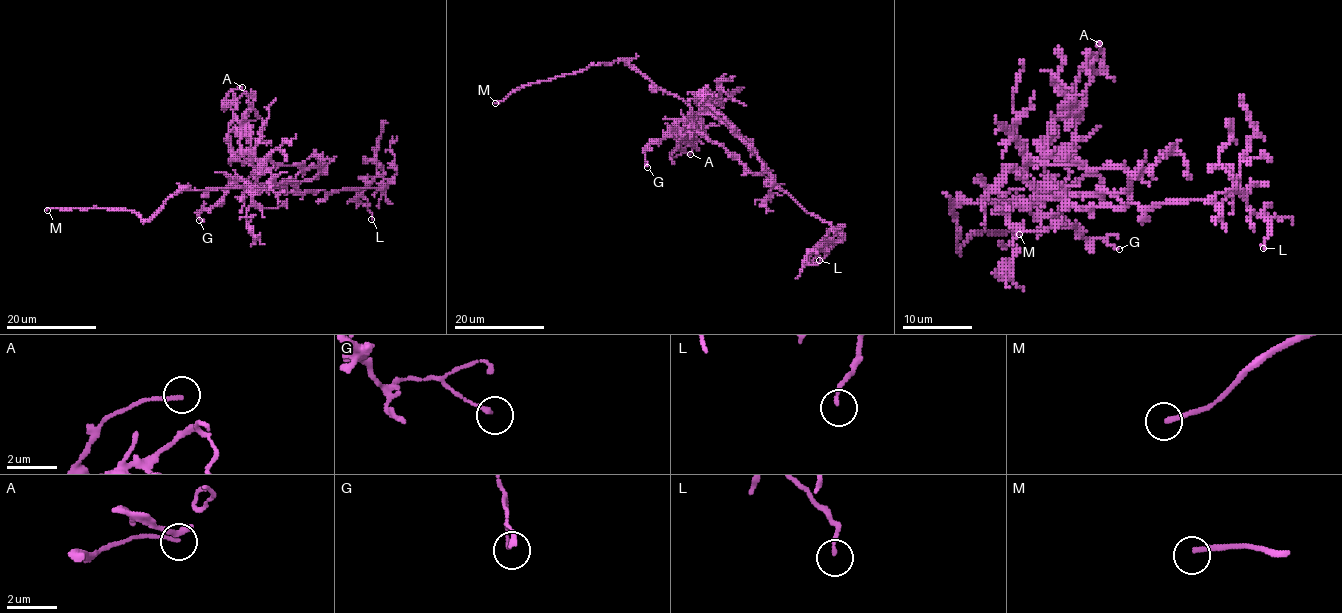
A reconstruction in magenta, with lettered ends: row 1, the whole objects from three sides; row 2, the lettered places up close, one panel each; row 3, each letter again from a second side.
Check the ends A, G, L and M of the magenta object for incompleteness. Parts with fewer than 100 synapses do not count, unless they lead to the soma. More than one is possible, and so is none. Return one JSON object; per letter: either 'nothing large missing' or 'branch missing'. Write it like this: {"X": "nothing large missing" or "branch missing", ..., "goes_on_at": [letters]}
{"A": "nothing large missing", "G": "nothing large missing", "L": "nothing large missing", "M": "branch missing", "goes_on_at": ["M"]}

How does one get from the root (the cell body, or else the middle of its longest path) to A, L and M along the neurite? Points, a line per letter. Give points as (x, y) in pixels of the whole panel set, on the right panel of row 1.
A: (1043, 197), (1036, 199), (1070, 174), (1064, 155), (1077, 136), (1068, 101), (1082, 68), (1101, 71), (1099, 43)
L: (1043, 197), (1068, 206), (1146, 209), (1208, 201), (1237, 181), (1246, 204), (1270, 223), (1263, 248)
M: (1043, 197), (961, 202), (954, 209), (960, 249), (972, 234), (984, 230), (1019, 234)

